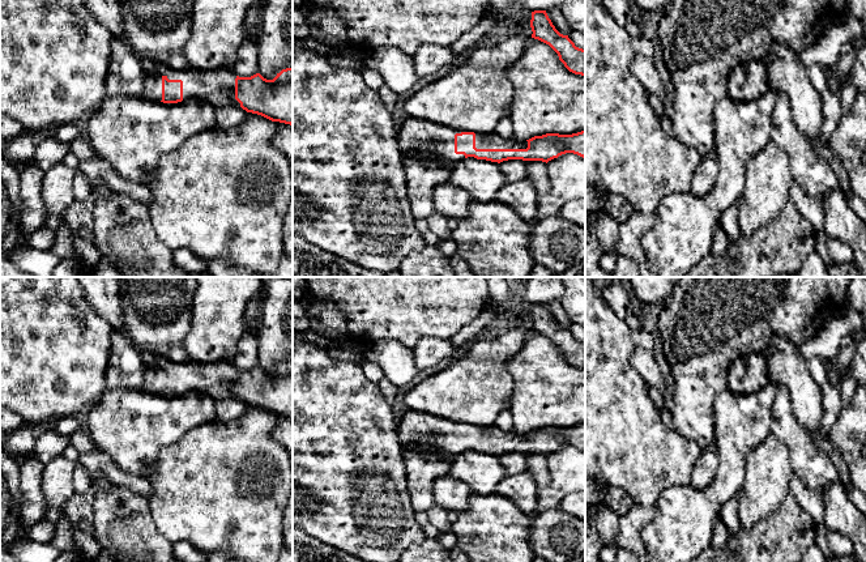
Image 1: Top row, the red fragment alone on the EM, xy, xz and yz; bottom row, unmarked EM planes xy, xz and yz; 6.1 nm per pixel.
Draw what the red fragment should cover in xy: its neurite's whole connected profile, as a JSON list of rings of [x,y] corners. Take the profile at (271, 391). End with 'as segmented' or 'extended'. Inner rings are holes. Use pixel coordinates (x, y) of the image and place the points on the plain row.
[[[119,331],[111,337],[106,388],[135,388],[163,396],[199,391],[214,400],[235,397],[293,418],[293,361],[282,362],[273,372],[260,366],[239,370],[233,362],[178,363],[167,355],[137,349]]] | extended

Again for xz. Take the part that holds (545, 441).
[[[408,409],[398,420],[398,440],[405,447],[426,447],[439,456],[451,459],[468,450],[498,456],[508,452],[547,456],[566,446],[585,451],[585,423],[517,433],[503,431],[496,426],[466,425]]] | extended

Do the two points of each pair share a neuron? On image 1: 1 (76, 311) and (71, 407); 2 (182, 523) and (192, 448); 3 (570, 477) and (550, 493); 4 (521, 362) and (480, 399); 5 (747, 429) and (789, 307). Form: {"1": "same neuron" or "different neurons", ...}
{"1": "same neuron", "2": "same neuron", "3": "same neuron", "4": "different neurons", "5": "different neurons"}

